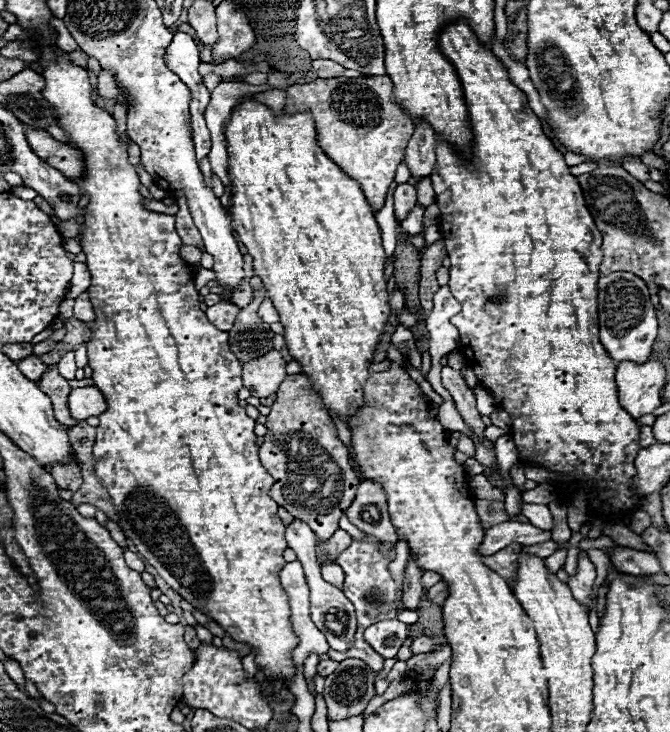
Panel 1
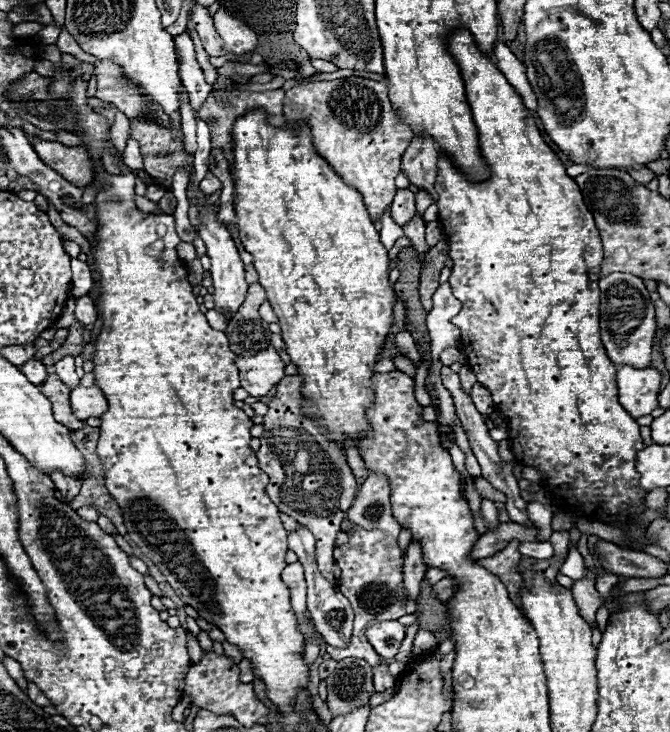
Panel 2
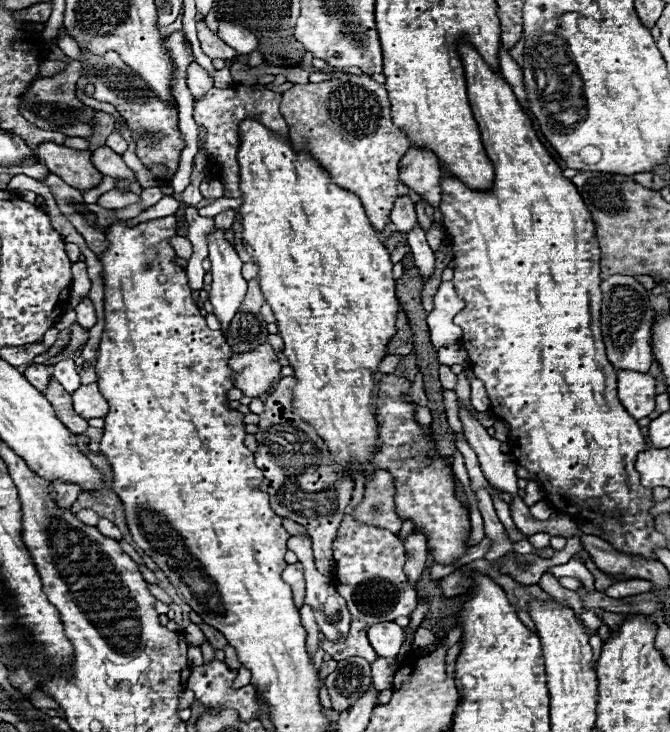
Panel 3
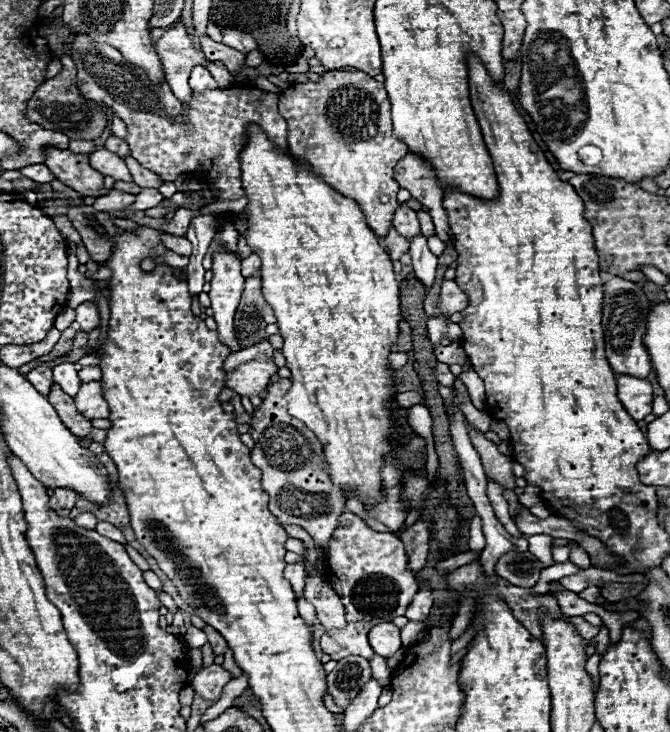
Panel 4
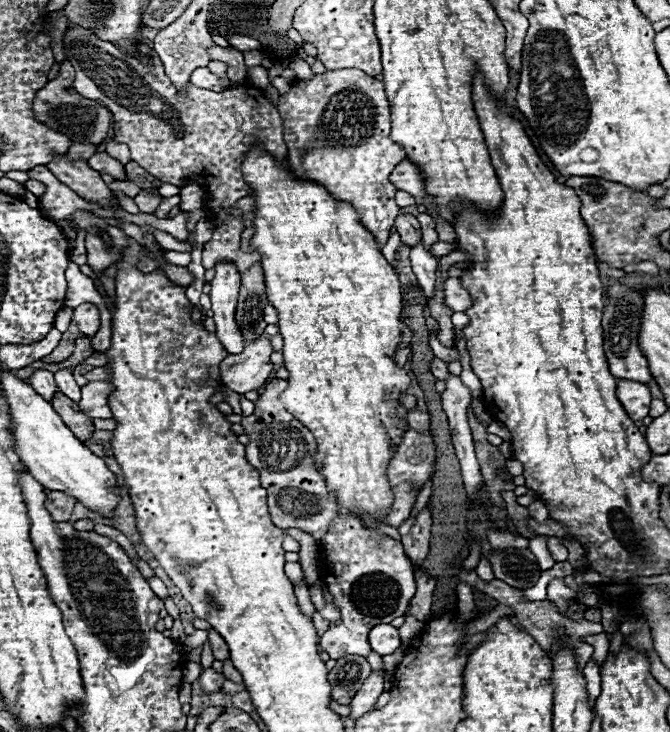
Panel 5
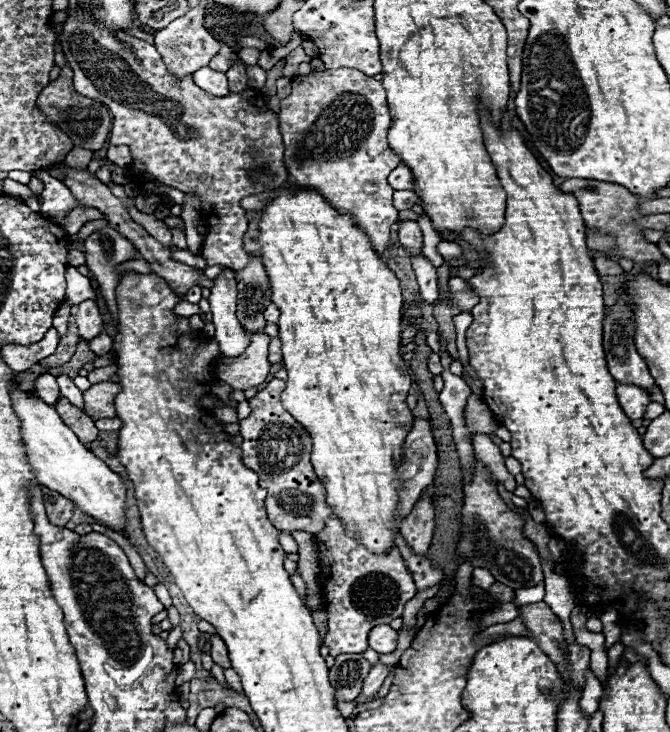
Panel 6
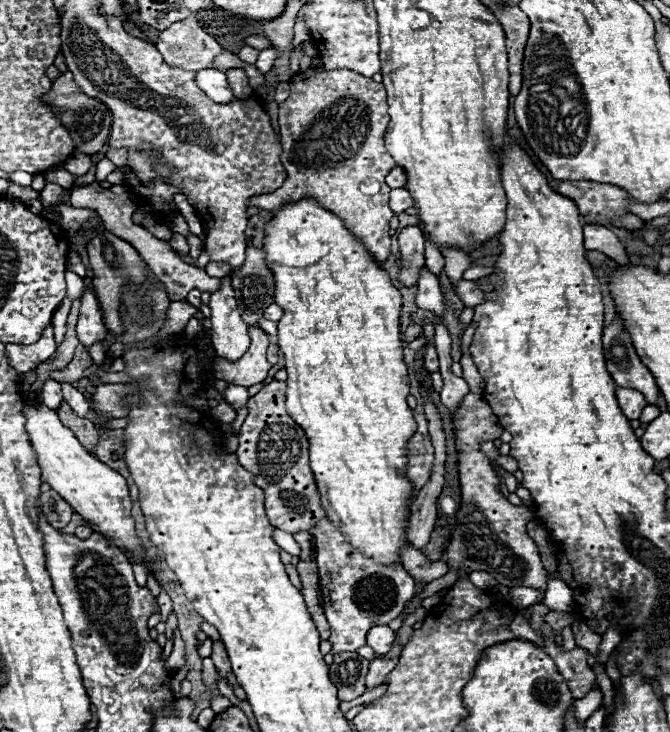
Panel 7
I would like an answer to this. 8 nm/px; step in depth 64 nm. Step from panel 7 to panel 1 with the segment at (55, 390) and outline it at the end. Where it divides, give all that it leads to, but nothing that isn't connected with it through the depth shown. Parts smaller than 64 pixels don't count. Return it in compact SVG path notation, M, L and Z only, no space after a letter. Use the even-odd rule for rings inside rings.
M30 356L30 358L26 358L26 360L20 360L20 362L18 362L18 368L24 372L26 378L30 378L32 382L38 382L38 376L42 376L48 366L42 364L40 358Z

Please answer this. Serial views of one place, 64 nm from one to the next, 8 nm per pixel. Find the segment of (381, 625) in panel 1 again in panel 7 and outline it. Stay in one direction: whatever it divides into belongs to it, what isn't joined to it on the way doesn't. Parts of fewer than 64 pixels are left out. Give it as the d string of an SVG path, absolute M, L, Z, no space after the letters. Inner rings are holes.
M374 626L368 630L368 636L366 636L366 642L368 646L378 654L386 654L390 648L392 648L392 642L394 642L394 632L388 628L388 626Z

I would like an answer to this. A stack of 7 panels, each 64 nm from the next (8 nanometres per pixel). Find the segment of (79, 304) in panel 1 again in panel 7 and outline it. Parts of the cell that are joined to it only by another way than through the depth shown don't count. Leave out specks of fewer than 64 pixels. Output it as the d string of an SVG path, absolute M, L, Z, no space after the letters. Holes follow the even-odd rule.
M88 276L84 278L86 291L82 296L82 306L80 306L80 318L76 324L76 334L78 340L90 348L92 344L100 342L106 338L106 326L102 322L102 314L100 314L100 306L92 294L91 286L92 279Z

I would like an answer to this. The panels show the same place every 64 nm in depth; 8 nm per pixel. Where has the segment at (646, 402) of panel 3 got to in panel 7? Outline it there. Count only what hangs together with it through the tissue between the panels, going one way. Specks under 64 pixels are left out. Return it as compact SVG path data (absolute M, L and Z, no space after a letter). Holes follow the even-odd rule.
M616 388L616 398L618 398L618 404L628 420L636 420L640 416L642 408L646 406L644 396L630 388Z

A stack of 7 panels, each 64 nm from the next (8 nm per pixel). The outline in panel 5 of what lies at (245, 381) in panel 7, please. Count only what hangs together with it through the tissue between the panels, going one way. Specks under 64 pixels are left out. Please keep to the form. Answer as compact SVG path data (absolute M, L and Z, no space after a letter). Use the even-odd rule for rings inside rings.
M258 336L244 348L240 354L230 354L220 364L222 384L238 394L246 394L250 390L258 390L266 384L272 362L270 362L272 346L266 336Z

